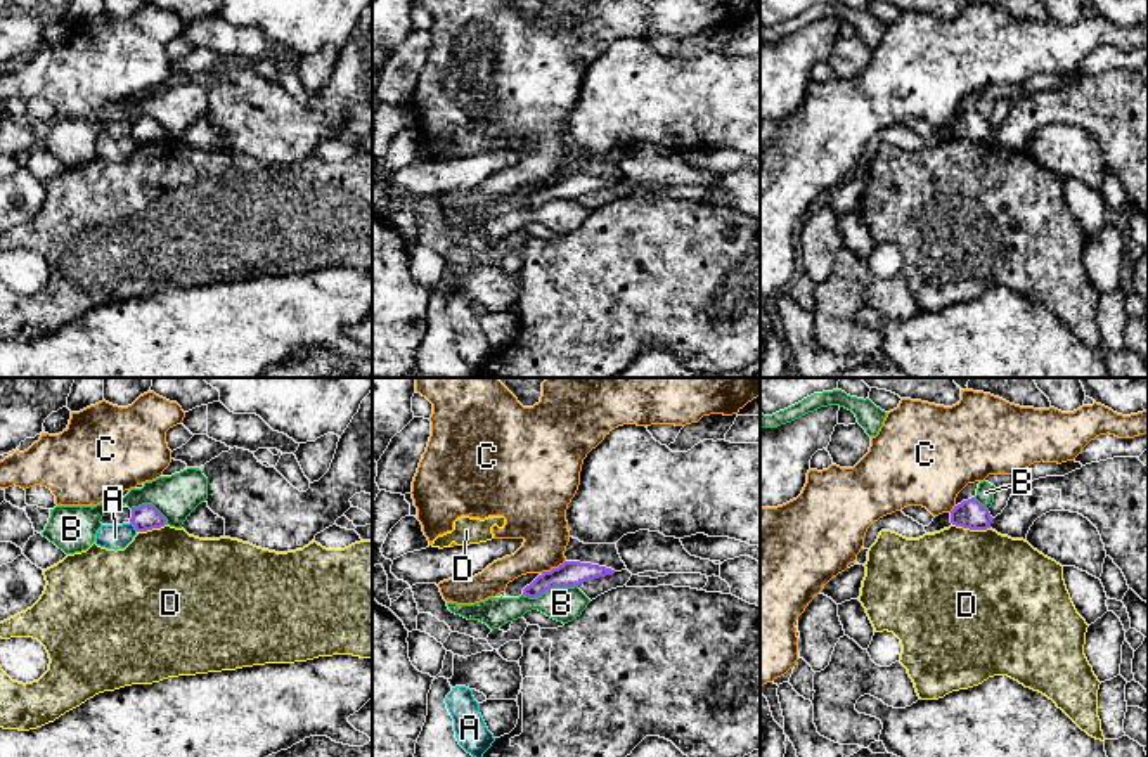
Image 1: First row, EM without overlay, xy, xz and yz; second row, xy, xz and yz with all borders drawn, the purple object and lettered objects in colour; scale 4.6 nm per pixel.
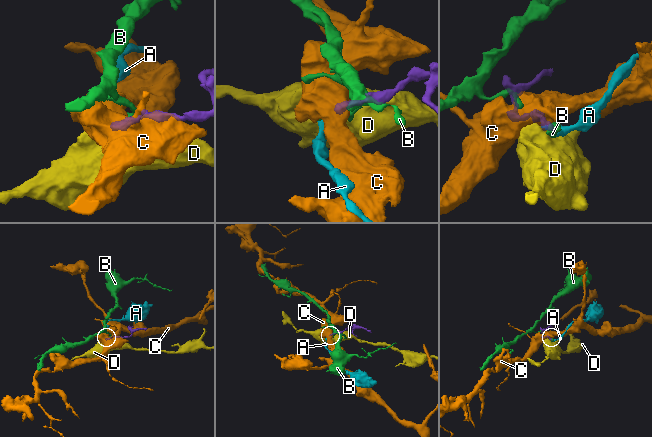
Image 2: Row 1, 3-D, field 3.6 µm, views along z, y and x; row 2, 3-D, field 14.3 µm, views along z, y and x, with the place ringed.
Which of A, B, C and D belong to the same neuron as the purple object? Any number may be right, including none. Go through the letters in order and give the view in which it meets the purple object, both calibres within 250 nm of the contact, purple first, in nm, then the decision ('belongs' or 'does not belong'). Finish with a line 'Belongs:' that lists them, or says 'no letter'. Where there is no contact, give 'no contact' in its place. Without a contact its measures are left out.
A: contact in xy; calibres 120 and 110 nm; does not belong
B: contact in xz; calibres 120 and 160 nm; does not belong
C: contact in xz; calibres 120 and 260 nm; does not belong
D: contact in yz; calibres 130 and 500 nm; does not belong
Belongs: no letter

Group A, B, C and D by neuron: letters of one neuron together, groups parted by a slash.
A / B / C / D

